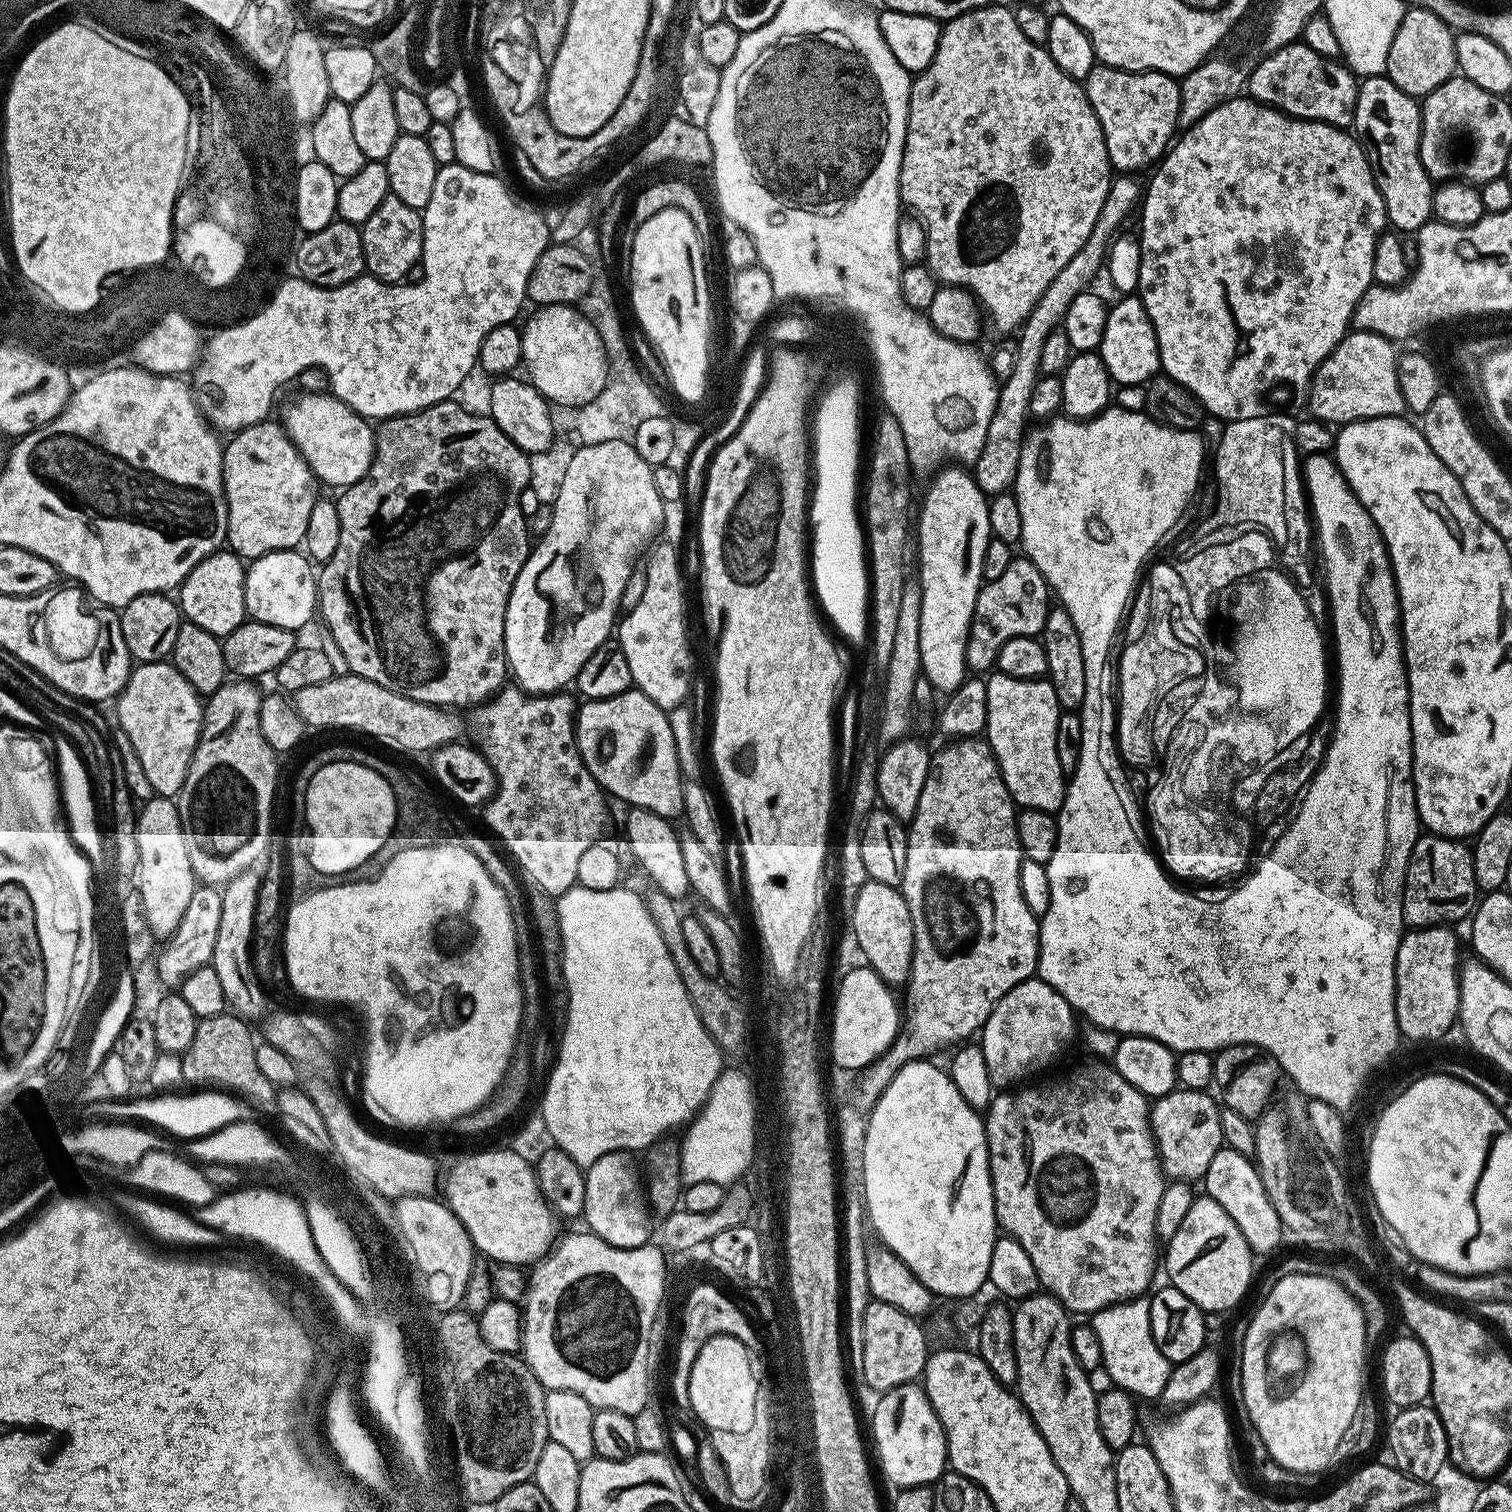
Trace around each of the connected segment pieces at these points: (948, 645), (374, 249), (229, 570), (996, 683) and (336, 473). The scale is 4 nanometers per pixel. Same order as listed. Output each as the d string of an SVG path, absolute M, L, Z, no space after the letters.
M944 466L931 477L932 485L924 492L924 501L919 501L920 517L914 520L914 544L920 547L920 589L922 590L922 630L918 630L918 646L922 646L920 671L929 679L940 694L958 690L969 675L966 662L968 631L972 625L972 615L976 599L982 587L982 558L992 536L988 517L989 497L976 485L976 477L971 471L960 466Z
M391 194L382 198L378 210L374 210L374 214L370 214L370 218L366 218L366 222L359 225L359 229L367 275L382 280L385 284L401 283L408 275L410 266L422 260L424 254L424 218L421 209L406 206L406 202L402 202L402 198Z
M231 550L211 552L206 559L198 562L198 566L190 570L178 589L178 603L183 619L194 626L202 626L202 630L210 630L210 634L221 638L232 633L246 619L245 571L245 561Z
M1003 674L989 675L988 681L988 727L986 739L992 753L1000 764L1000 773L1006 782L1006 790L1012 796L1012 803L1020 808L1033 808L1059 813L1064 801L1066 773L1058 762L1058 718L1062 711L1058 702L1058 694L1054 694L1054 686L1047 680L1023 680L1010 678Z
M331 394L297 395L285 406L282 423L317 481L343 490L361 480L370 470L372 455L376 453L373 425Z

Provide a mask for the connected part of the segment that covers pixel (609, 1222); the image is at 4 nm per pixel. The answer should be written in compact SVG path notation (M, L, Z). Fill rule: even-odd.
M611 1151L596 1159L585 1169L586 1193L583 1202L583 1221L587 1229L596 1236L602 1238L610 1246L616 1249L638 1249L645 1247L652 1238L654 1224L651 1224L652 1212L646 1201L644 1182L640 1166L636 1164L637 1157L628 1151Z

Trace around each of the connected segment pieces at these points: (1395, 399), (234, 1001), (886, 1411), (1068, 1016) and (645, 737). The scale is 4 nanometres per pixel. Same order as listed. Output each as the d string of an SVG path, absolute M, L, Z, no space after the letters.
M1349 331L1312 375L1307 402L1311 415L1329 426L1343 426L1379 416L1404 416L1406 409L1398 382L1396 348L1393 341L1376 332Z
M249 870L238 874L223 885L221 891L222 918L219 919L218 936L215 939L210 966L222 982L222 994L227 1007L245 1022L263 1021L269 1015L265 985L260 983L252 969L252 927L254 906L258 906L258 890L261 873Z
M919 1383L903 1384L892 1388L879 1397L876 1409L872 1412L872 1440L876 1443L876 1456L880 1459L880 1468L890 1483L897 1489L913 1488L923 1484L932 1486L944 1475L949 1467L948 1439L944 1433L942 1422L930 1406L930 1398Z
M1033 978L1023 980L1014 990L1010 990L994 1006L990 1018L984 1023L982 1029L982 1047L986 1054L986 1070L990 1070L990 1078L993 1085L1000 1090L1008 1090L1013 1086L1020 1086L1025 1083L1027 1076L1036 1076L1044 1072L1064 1051L1076 1032L1077 1013L1072 1007L1054 990L1045 980Z
M629 690L614 698L589 700L579 705L576 714L576 745L601 788L609 797L625 800L625 805L645 808L659 816L676 818L684 811L684 785L676 753L674 734L671 733L668 712L659 708L646 694Z

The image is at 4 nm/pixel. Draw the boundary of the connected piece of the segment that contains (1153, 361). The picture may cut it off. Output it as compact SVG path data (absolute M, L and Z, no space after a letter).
M1128 294L1109 307L1106 330L1102 334L1099 354L1108 368L1108 375L1117 385L1144 384L1161 371L1158 342L1154 326L1146 314L1139 295Z

